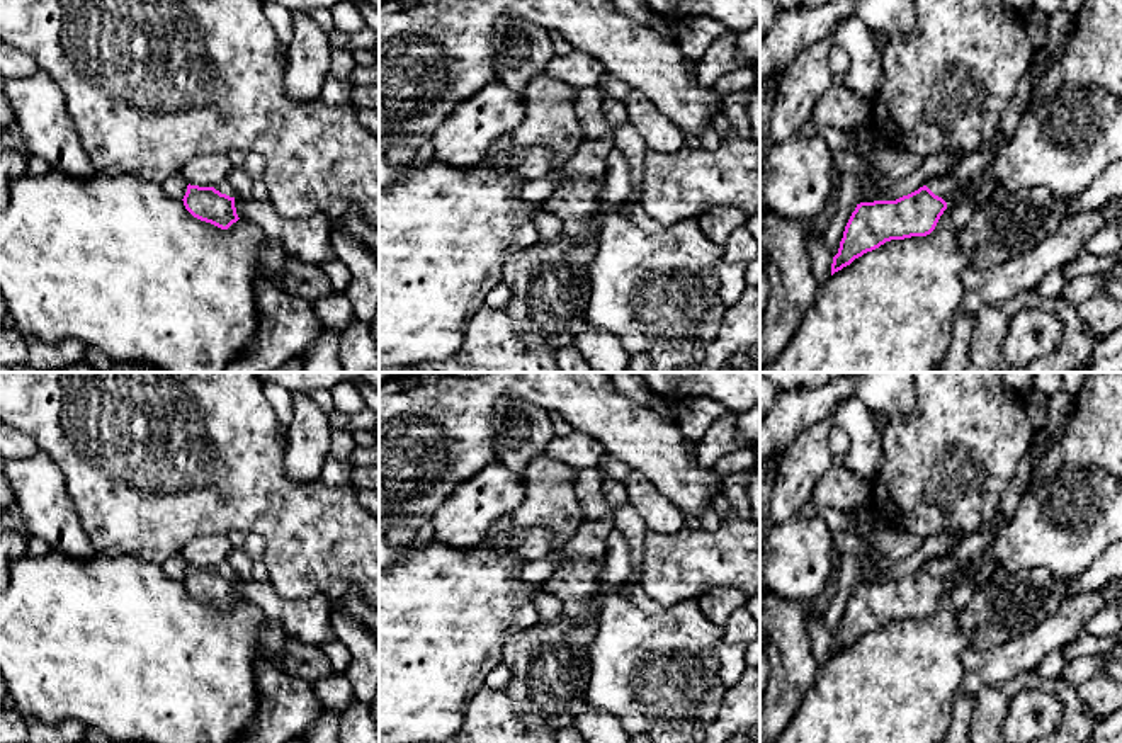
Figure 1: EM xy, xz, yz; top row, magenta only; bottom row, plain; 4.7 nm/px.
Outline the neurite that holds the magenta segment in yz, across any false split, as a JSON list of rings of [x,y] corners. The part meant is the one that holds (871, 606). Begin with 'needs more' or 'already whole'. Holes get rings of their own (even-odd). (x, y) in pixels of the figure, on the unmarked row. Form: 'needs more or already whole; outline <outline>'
needs more; outline [[[949,556],[896,581],[857,585],[833,638],[831,656],[886,622],[930,615],[944,592],[950,585],[967,581],[974,568],[976,563],[964,564]]]

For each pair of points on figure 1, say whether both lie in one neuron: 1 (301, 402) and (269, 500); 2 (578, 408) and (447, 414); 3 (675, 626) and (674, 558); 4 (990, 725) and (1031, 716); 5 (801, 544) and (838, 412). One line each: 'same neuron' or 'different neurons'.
1: different neurons
2: same neuron
3: different neurons
4: different neurons
5: same neuron

